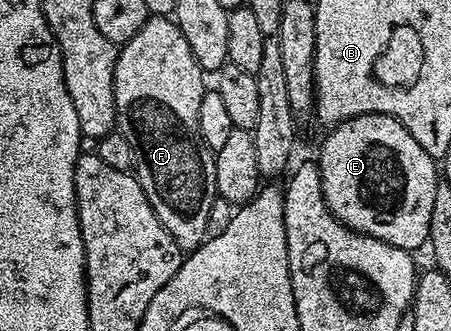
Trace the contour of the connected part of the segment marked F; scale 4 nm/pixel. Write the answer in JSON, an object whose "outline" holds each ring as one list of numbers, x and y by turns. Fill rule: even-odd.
{"outline":[[167,16,149,18,142,30,138,30,138,34,119,49,114,66,116,128,122,138,130,142,130,150,134,150,134,175,140,181,150,206,154,206,154,214,158,214,170,238,178,242,180,251,185,254,193,252,208,239,210,206,214,206,218,198,214,178,216,157,213,149,207,148,198,134,198,106,206,91,204,79,206,73,198,66,194,54,190,54,190,46,186,46,182,30,178,30,175,19]]}

